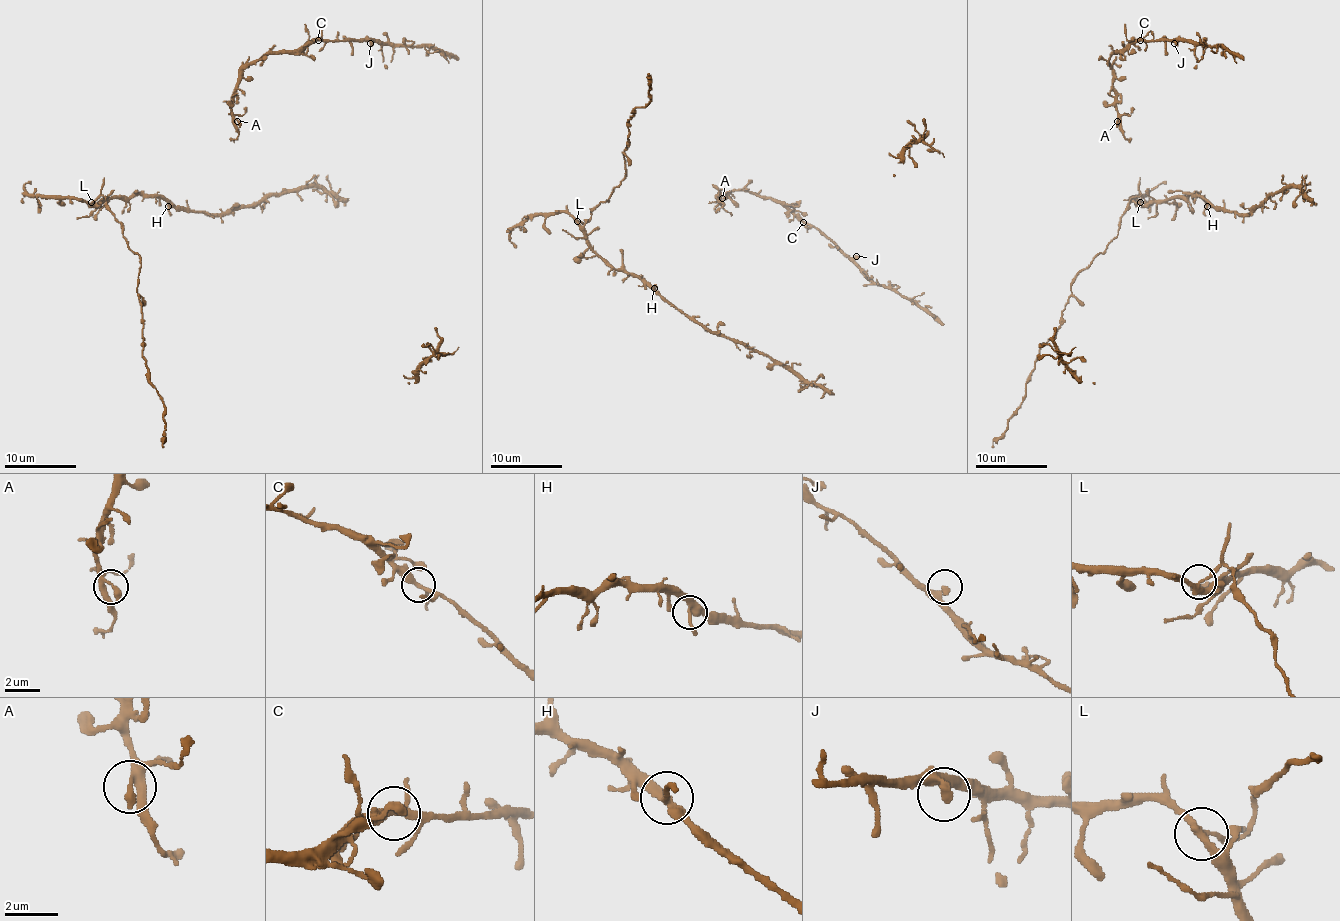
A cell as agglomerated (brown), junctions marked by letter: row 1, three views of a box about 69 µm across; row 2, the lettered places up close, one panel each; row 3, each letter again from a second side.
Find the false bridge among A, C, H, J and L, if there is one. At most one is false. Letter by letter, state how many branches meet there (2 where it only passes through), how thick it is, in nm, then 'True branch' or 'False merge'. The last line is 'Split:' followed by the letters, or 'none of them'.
A: Branches: 3. Thickness 200 nm. True branch
C: Branches: 3. Thickness 260 nm. True branch
H: Branches: 3. Thickness 240 nm. True branch
J: Branches: 3. Thickness 260 nm. True branch
L: Branches: 3. Thickness 260 nm. False merge
Split: L

